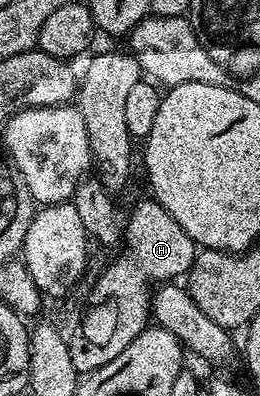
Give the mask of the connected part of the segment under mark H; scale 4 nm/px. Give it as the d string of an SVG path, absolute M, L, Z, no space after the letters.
M147 197L132 212L127 212L126 222L122 227L122 246L115 252L116 260L101 273L96 279L96 284L92 287L92 292L88 295L88 304L84 307L84 312L80 315L80 324L73 329L72 335L68 339L70 349L70 361L74 361L74 369L77 373L91 373L97 371L102 365L114 361L138 333L142 333L150 323L150 292L154 285L163 285L169 281L176 281L187 276L192 270L192 262L196 256L198 245L166 213L166 209L157 203L155 198Z

